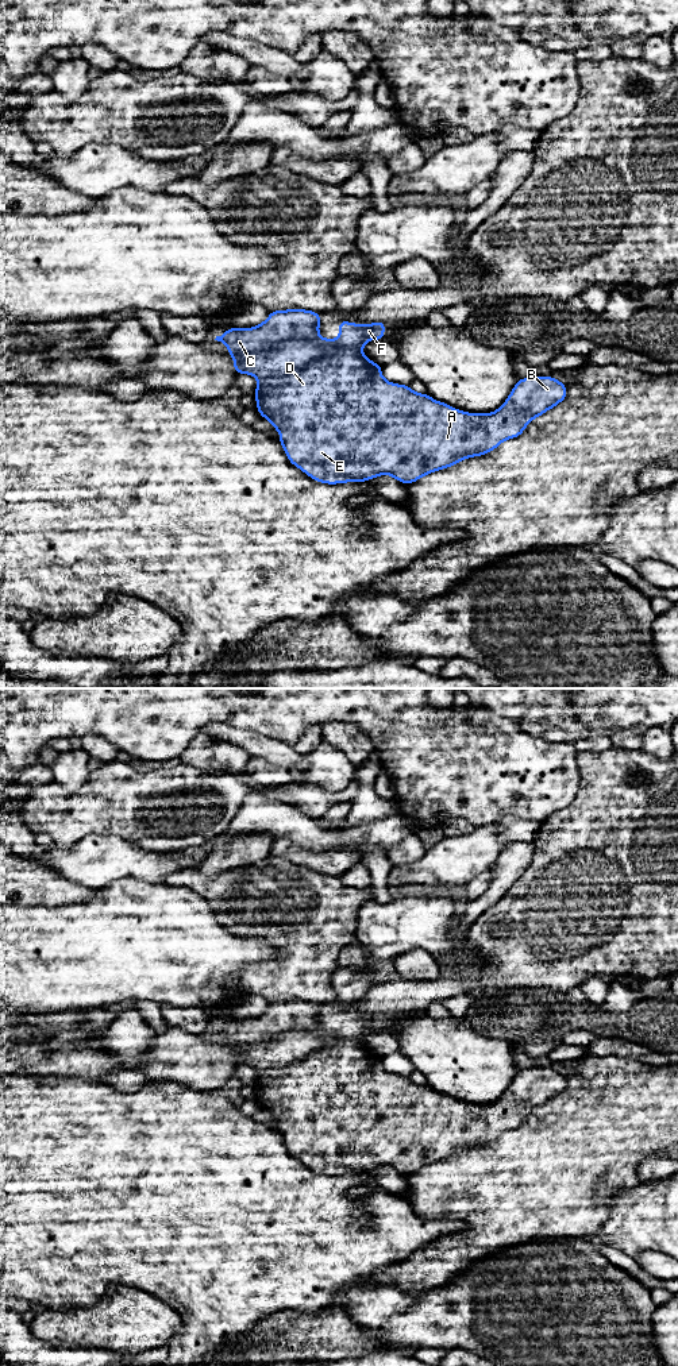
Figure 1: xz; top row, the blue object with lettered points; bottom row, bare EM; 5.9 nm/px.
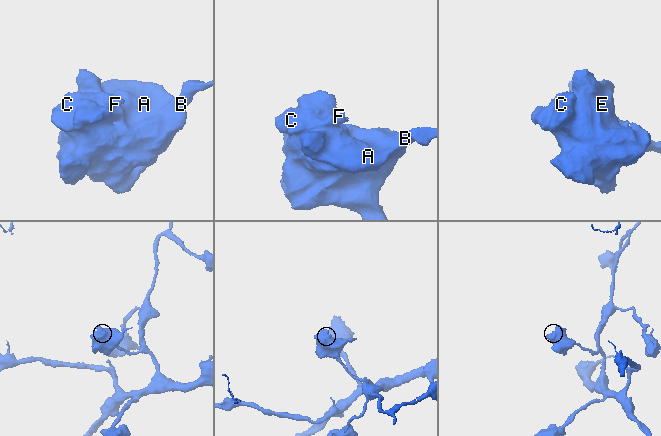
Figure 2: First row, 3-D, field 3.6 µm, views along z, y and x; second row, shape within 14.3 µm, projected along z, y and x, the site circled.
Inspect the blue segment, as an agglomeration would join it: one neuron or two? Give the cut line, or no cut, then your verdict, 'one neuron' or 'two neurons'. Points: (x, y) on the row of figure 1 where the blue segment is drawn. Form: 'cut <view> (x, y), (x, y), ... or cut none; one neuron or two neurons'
cut xz (361, 350), (338, 348), (309, 361), (296, 370), (258, 379); two neurons

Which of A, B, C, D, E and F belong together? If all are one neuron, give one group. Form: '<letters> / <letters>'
A B C D E / F

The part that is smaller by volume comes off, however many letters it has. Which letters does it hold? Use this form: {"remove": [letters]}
{"remove": ["F"]}

